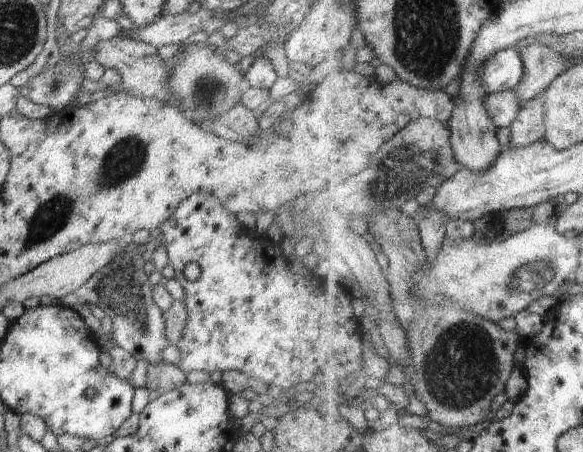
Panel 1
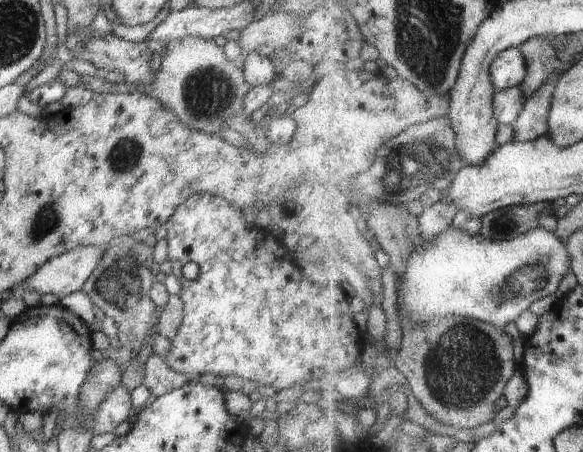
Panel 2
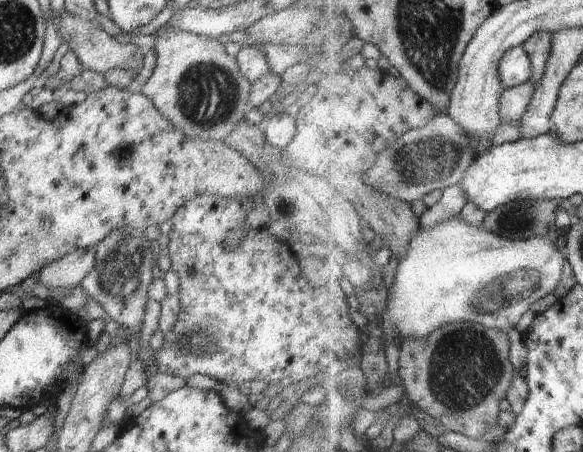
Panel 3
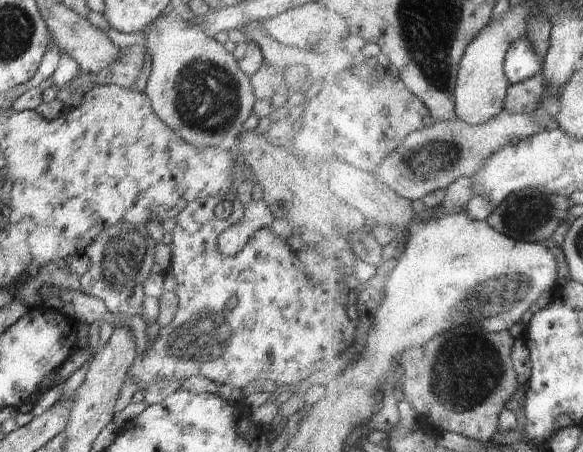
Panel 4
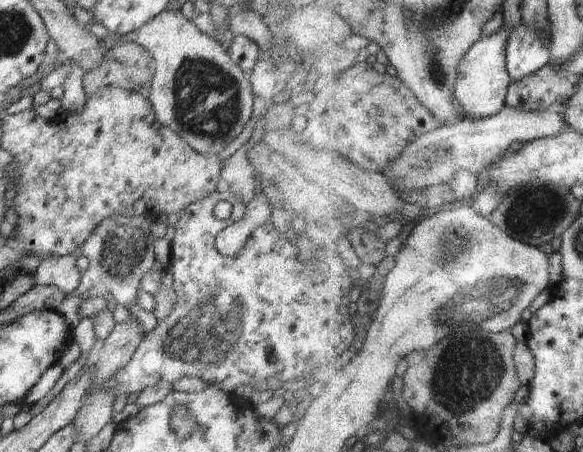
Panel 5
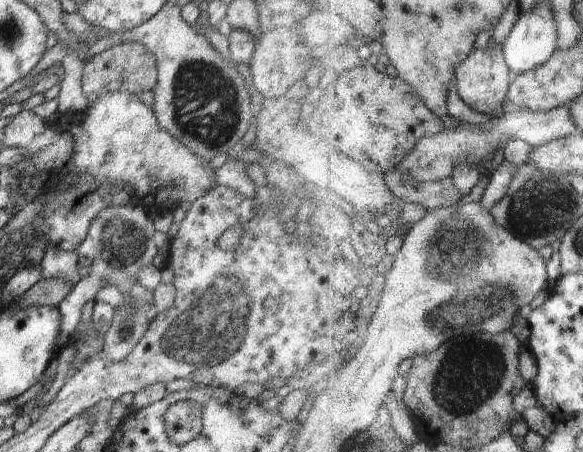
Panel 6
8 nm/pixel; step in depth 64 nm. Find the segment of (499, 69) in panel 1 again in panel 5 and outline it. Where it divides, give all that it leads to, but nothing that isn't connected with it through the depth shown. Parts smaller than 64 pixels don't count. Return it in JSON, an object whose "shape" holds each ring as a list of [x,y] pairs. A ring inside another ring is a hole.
{"shape":[[[516,27],[508,42],[507,66],[513,82],[520,82],[550,65],[551,36],[538,27]]]}

